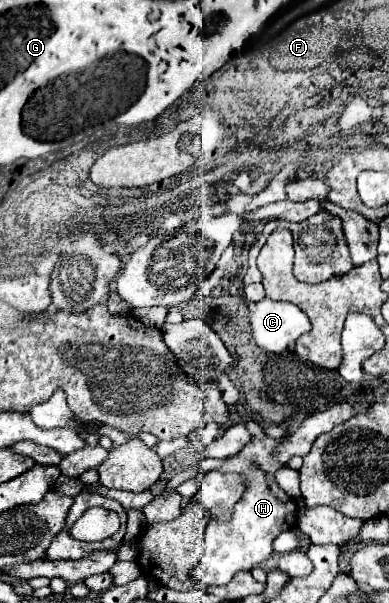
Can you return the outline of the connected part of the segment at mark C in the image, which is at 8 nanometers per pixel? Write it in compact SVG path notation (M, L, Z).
M262 298L250 312L250 328L258 348L280 354L288 350L300 336L310 332L310 320L298 306L290 302Z

